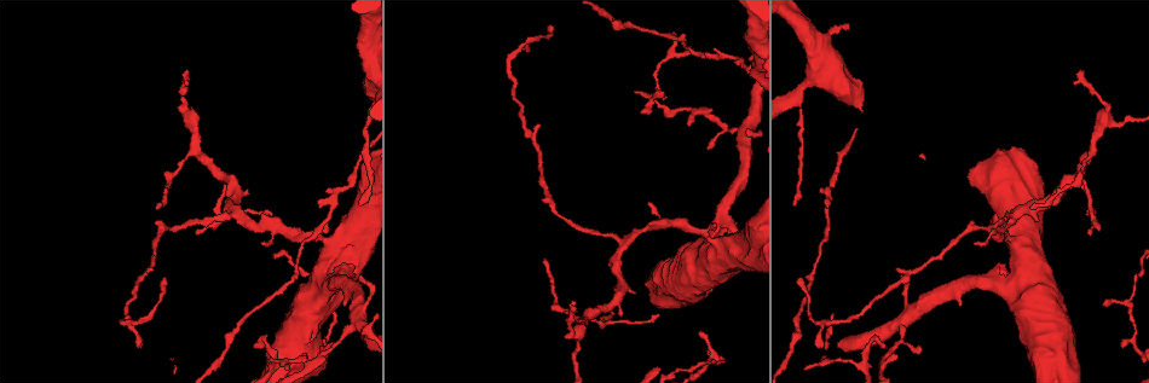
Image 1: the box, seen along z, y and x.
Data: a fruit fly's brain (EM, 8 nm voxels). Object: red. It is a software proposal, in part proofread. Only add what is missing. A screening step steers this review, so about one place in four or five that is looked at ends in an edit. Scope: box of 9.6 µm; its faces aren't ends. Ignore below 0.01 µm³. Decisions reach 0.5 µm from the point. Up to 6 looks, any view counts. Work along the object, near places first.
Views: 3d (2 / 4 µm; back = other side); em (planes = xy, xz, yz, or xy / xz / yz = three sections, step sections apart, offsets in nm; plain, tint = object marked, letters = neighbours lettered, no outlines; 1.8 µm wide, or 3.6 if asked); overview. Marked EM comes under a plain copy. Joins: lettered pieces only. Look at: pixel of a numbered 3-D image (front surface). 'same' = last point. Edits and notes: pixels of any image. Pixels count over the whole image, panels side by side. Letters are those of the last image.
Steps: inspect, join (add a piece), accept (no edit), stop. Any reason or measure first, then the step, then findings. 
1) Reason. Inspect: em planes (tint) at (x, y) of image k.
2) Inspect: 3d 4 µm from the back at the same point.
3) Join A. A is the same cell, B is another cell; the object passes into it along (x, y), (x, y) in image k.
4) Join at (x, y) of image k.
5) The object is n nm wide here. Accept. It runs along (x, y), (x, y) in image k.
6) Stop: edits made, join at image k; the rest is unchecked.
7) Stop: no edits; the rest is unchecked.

Inspect: 3d 2 µm at (508, 62) of image 1.

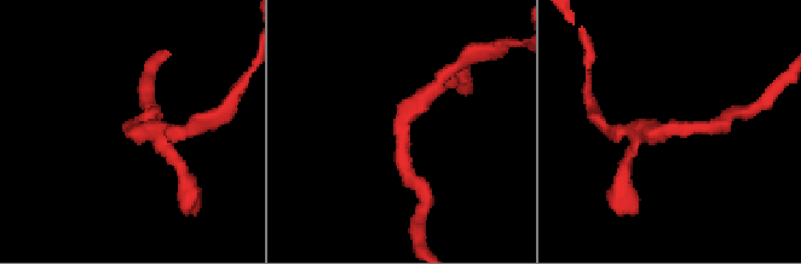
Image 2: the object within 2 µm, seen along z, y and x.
Need the tissue. Inspect: em xz step 4 (tint) at (399, 119) of image 2.

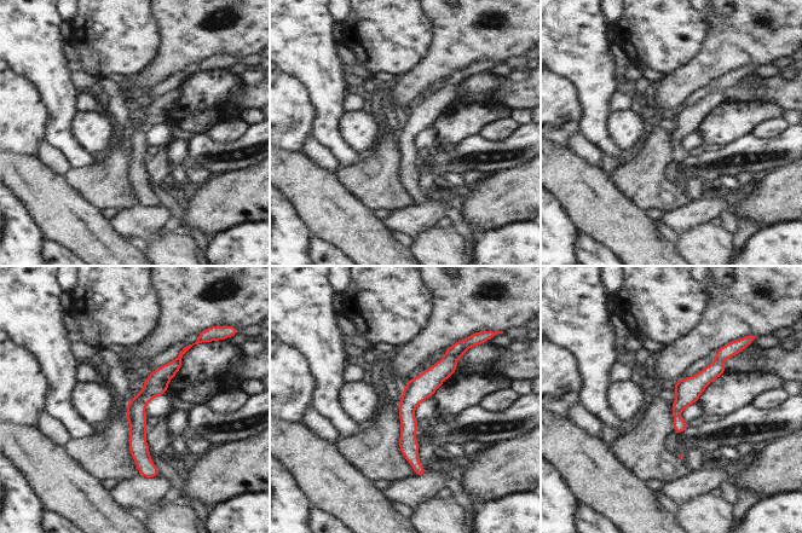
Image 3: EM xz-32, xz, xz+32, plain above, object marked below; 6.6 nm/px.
Inspect: em planes (letters) at the same point.

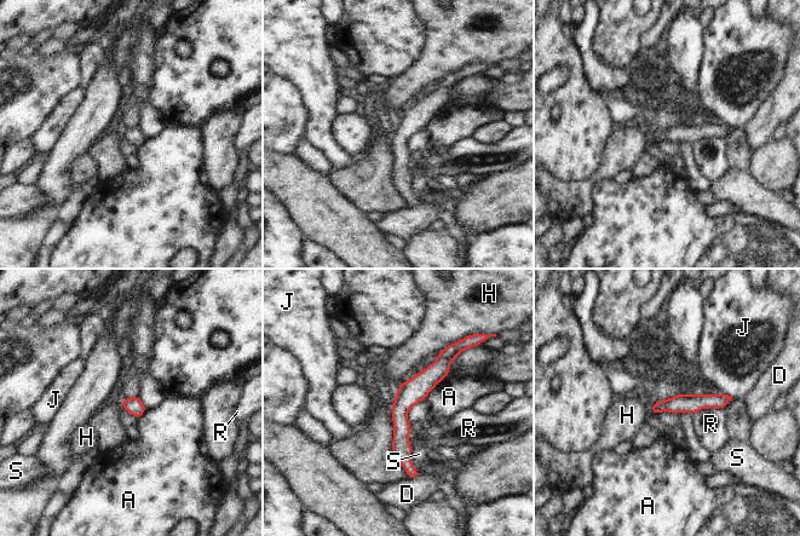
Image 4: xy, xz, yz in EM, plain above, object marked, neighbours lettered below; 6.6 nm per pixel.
The object is 120 nm wide here; the longest contact is with R, 200 nm. Accept. A, D, H, J, R and S are other cells; none of them fits.

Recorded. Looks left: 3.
Tapers out. Inspect: 3d 4 µm from the back at (543, 259) of image 1.

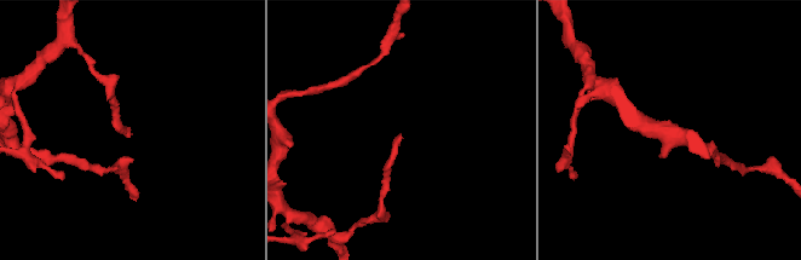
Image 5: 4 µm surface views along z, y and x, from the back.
Inspect: em planes (letters) at (126, 135) of image 5.

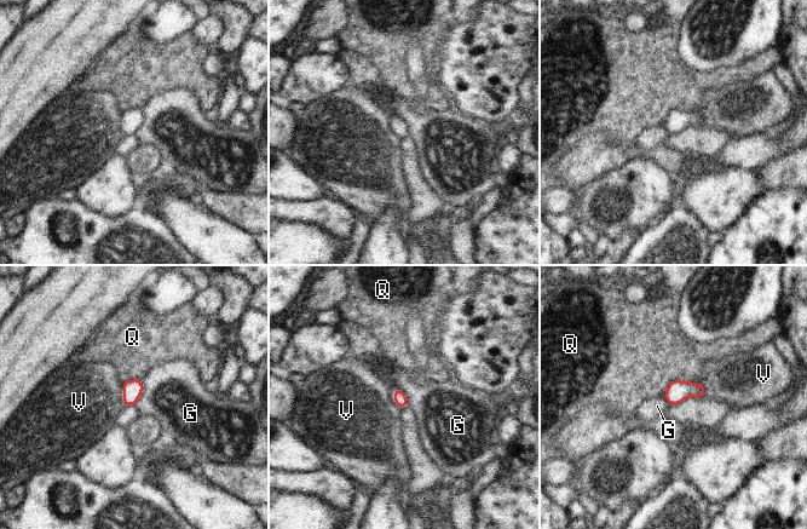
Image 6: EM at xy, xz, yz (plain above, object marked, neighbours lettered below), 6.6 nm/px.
The object is 80 nm wide here. Accept. G, Q and V are other cells; a border runs along (142, 379), (142, 394), (134, 403) in image 6; no lettered piece goes on from it.

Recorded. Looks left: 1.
Stop: no edits; the rest is unchecked.

